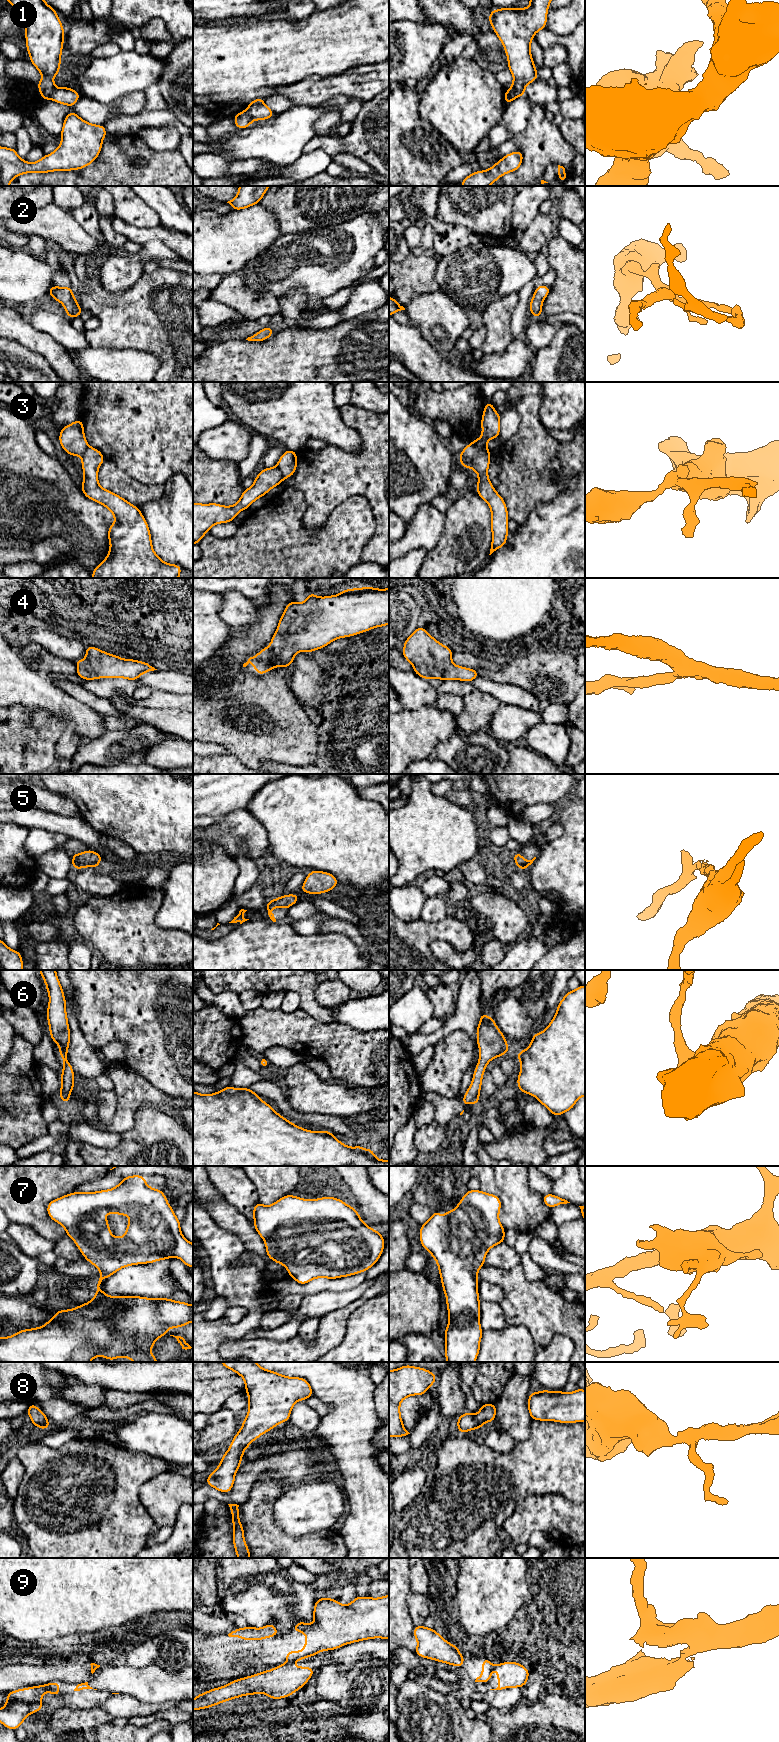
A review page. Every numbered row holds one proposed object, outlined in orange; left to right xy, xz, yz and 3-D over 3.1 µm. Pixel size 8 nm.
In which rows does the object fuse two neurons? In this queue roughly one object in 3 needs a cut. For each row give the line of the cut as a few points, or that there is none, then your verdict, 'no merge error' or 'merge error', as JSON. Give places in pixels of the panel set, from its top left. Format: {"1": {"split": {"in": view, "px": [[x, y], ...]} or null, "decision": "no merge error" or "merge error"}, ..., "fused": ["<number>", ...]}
{"1": {"split": {"in": "xy", "px": [[55, 87], [49, 98]]}, "decision": "merge error"}, "2": {"split": null, "decision": "no merge error"}, "3": {"split": {"in": "yz", "px": [[471, 442], [479, 449], [488, 452]]}, "decision": "merge error"}, "4": {"split": null, "decision": "no merge error"}, "5": {"split": null, "decision": "no merge error"}, "6": {"split": null, "decision": "no merge error"}, "7": {"split": null, "decision": "no merge error"}, "8": {"split": null, "decision": "no merge error"}, "9": {"split": {"in": "xz", "px": [[287, 1661], [291, 1662]]}, "decision": "merge error"}, "fused": ["1", "3", "9"]}

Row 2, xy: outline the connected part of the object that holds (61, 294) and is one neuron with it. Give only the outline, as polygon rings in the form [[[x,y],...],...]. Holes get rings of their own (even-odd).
[[[52,285],[50,287],[49,296],[64,305],[66,315],[69,318],[79,317],[82,313],[82,308],[79,306],[72,292],[71,286],[58,287]]]

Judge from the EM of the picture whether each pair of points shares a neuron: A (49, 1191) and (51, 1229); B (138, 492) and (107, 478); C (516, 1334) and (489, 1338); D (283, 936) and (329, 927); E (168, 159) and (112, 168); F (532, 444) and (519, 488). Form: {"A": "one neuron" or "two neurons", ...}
{"A": "one neuron", "B": "one neuron", "C": "one neuron", "D": "two neurons", "E": "one neuron", "F": "one neuron"}

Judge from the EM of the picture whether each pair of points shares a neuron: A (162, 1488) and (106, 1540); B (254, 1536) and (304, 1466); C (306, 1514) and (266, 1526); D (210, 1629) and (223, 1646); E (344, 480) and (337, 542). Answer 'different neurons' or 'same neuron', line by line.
A: different neurons
B: different neurons
C: different neurons
D: different neurons
E: different neurons

